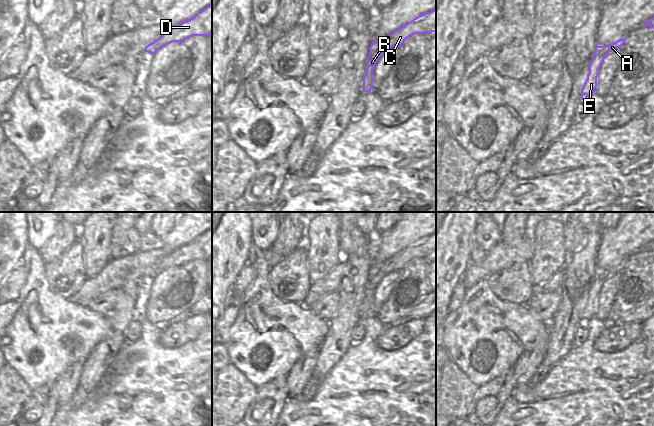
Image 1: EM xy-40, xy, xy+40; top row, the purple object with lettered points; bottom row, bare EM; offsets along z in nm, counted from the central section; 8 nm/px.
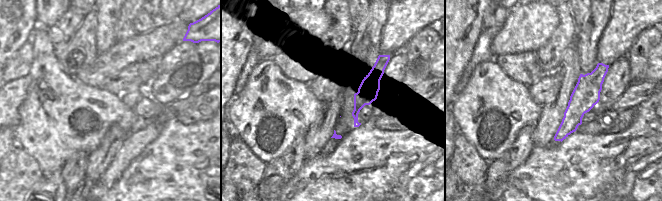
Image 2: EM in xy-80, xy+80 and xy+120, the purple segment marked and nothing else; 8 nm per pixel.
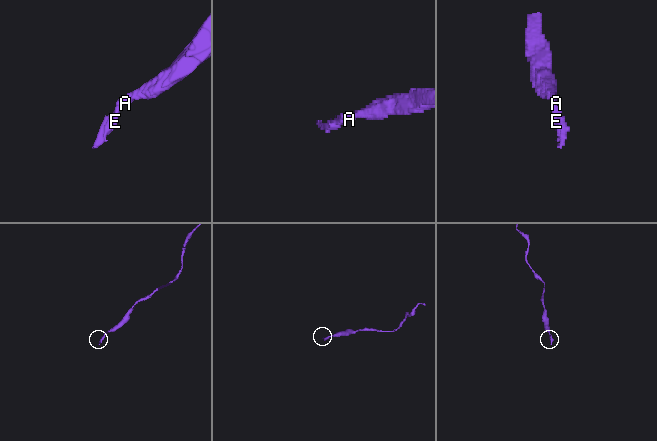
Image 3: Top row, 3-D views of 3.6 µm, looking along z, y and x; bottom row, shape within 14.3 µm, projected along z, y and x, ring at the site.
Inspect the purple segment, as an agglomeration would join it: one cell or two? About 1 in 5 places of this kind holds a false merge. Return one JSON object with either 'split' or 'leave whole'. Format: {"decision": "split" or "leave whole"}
{"decision": "leave whole"}

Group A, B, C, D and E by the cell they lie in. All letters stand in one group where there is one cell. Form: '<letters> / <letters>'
A B C D E

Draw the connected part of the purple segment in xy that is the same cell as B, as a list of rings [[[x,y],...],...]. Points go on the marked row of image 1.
[[[436,8],[414,18],[382,40],[373,40],[369,47],[367,67],[363,77],[363,92],[371,92],[373,69],[384,52],[396,46],[400,48],[414,34],[431,34],[432,32],[436,32]]]

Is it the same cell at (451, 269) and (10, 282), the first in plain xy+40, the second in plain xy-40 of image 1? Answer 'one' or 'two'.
two

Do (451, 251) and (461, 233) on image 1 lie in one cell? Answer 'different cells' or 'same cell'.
same cell

